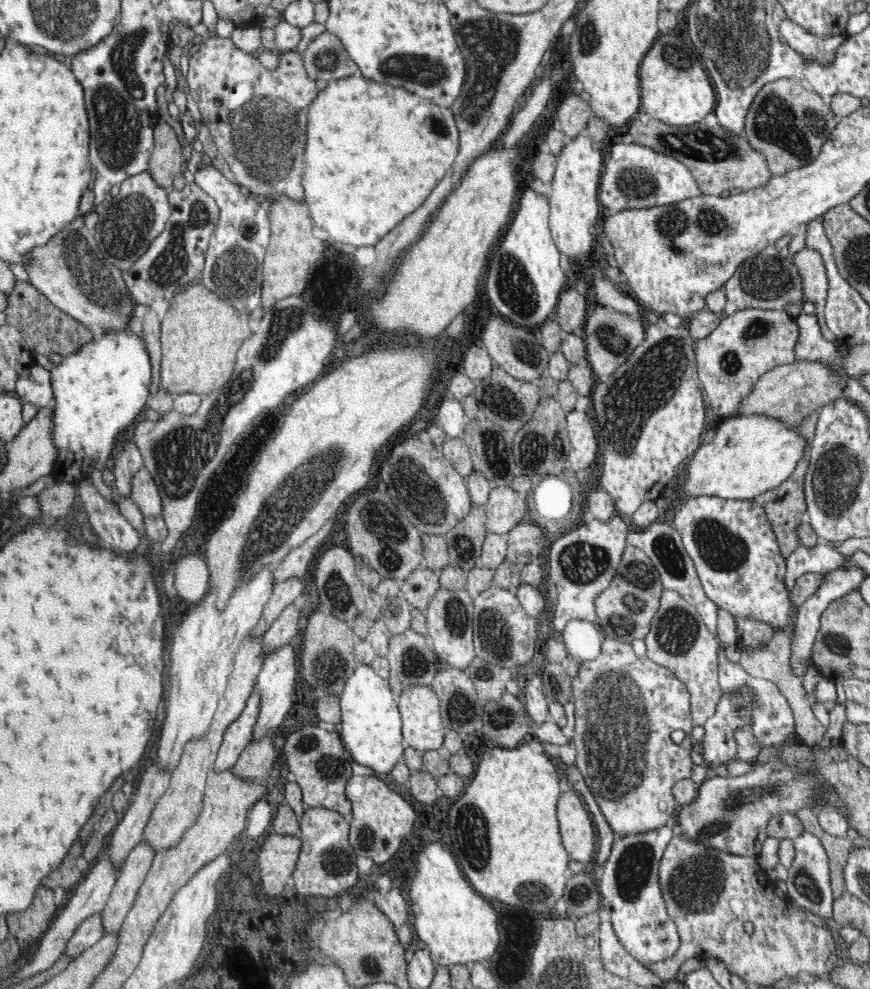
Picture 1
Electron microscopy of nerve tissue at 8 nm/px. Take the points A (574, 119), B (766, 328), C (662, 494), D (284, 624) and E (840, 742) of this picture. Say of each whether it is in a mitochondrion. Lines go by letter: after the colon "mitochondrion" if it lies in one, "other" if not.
A: other
B: mitochondrion
C: other
D: other
E: other

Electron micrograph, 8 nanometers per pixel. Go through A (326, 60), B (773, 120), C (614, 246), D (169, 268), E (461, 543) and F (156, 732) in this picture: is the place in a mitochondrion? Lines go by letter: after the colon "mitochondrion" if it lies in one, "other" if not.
A: mitochondrion
B: mitochondrion
C: other
D: mitochondrion
E: mitochondrion
F: other

